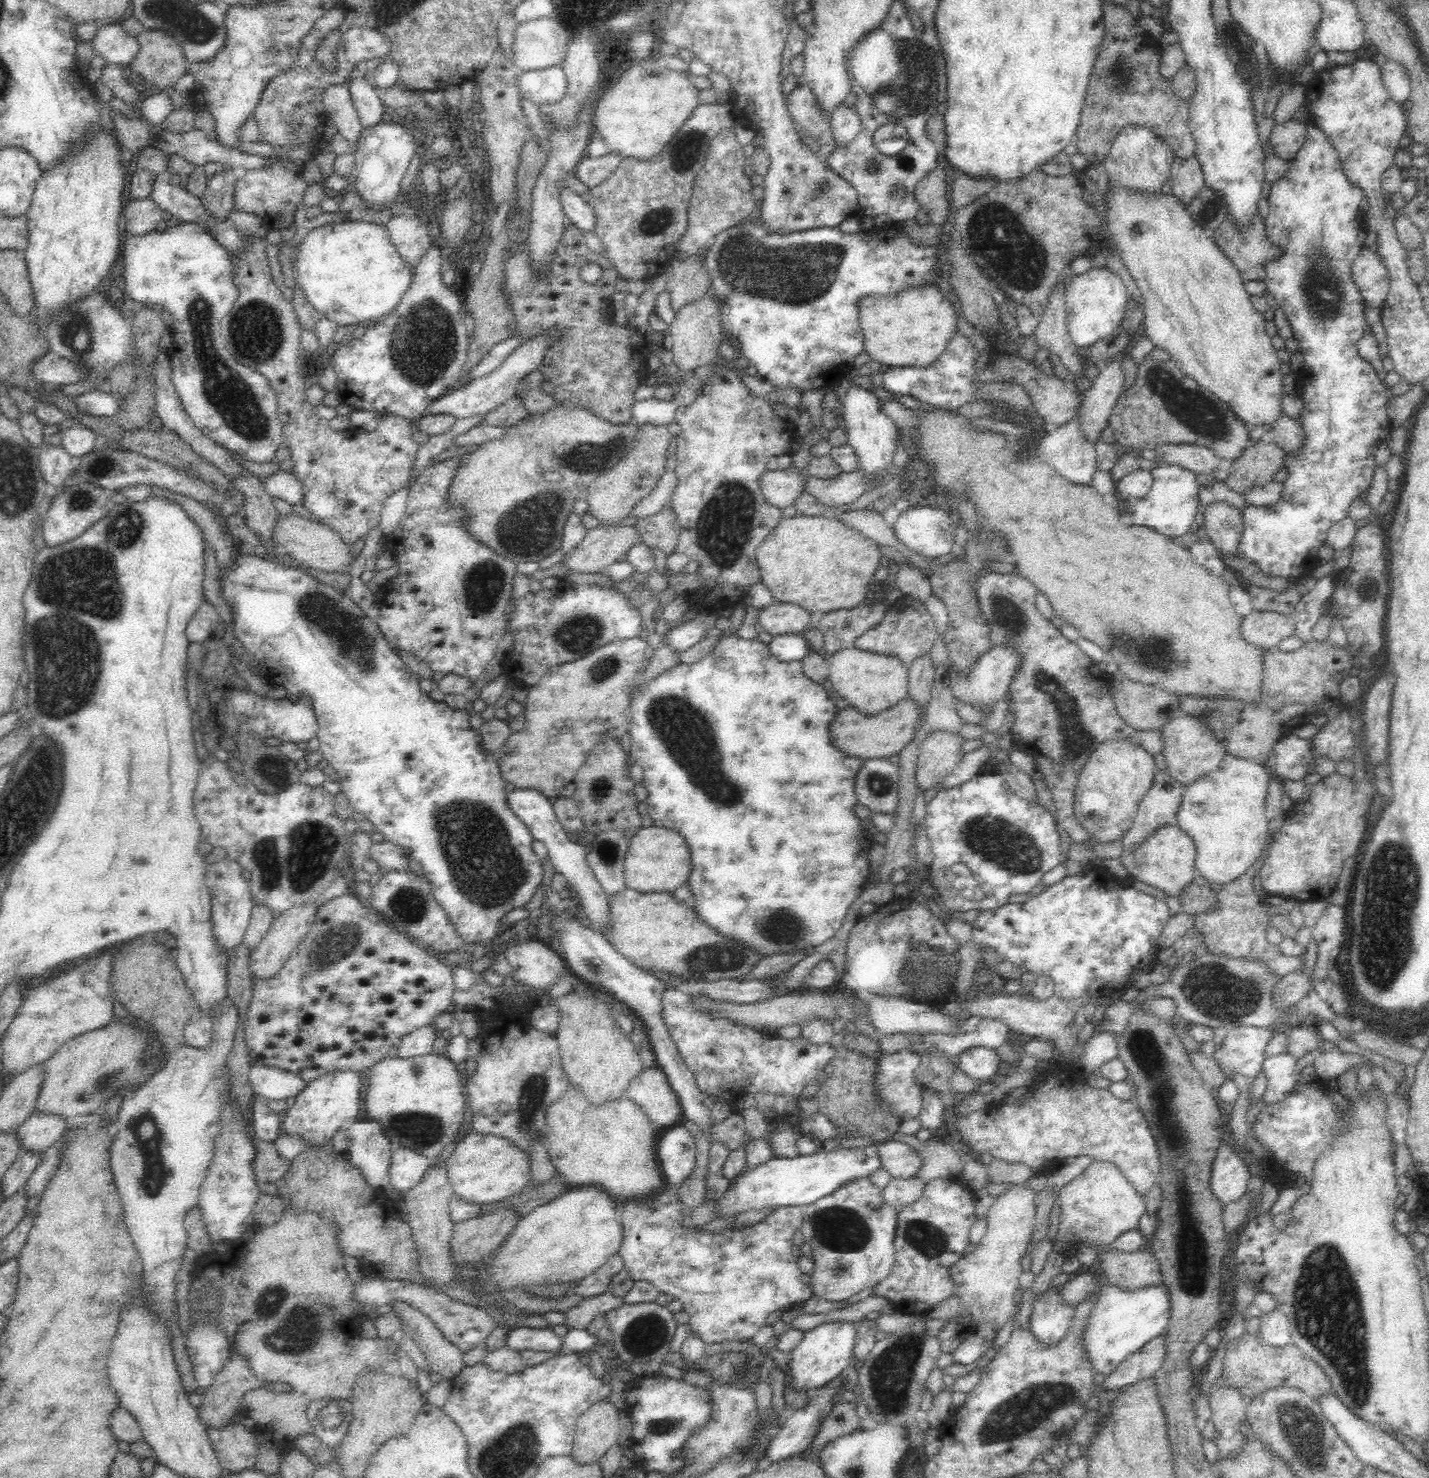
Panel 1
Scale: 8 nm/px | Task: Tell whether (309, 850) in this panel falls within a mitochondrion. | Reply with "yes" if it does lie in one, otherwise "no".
yes

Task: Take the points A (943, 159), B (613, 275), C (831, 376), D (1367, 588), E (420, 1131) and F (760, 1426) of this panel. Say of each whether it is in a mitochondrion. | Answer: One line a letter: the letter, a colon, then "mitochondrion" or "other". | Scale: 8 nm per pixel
A: other
B: other
C: other
D: mitochondrion
E: mitochondrion
F: other

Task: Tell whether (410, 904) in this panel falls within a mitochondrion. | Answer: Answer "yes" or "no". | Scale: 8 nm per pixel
yes

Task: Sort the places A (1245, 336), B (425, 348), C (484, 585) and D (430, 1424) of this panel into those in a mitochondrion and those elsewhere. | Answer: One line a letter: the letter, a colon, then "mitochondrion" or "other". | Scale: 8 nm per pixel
A: other
B: mitochondrion
C: mitochondrion
D: other

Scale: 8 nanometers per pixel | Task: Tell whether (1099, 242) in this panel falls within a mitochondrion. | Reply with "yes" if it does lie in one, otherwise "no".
no

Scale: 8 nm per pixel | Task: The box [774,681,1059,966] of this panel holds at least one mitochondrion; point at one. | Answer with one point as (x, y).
(990, 838)

